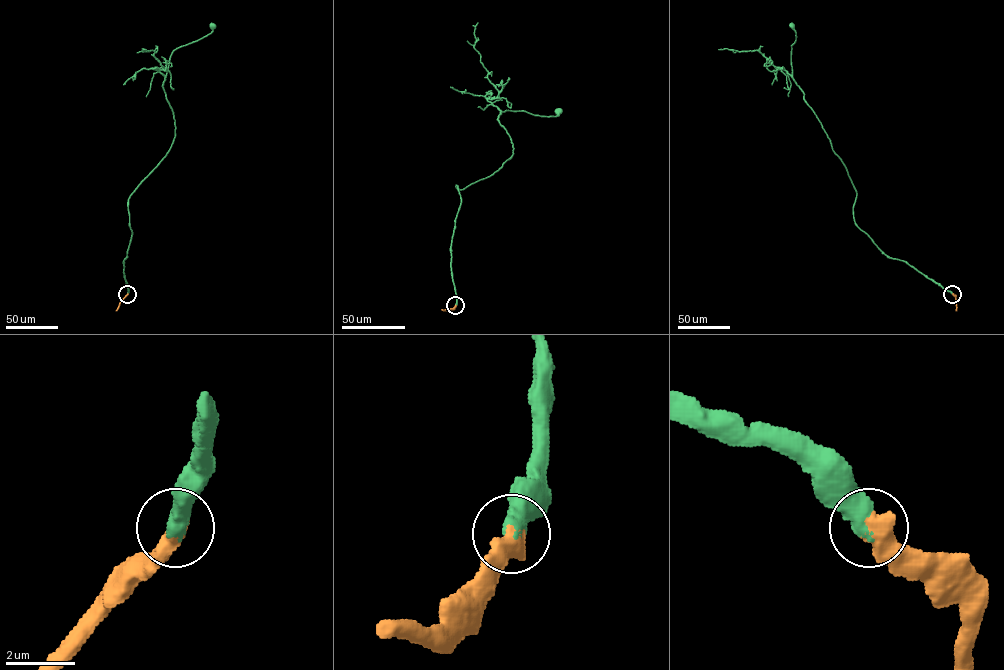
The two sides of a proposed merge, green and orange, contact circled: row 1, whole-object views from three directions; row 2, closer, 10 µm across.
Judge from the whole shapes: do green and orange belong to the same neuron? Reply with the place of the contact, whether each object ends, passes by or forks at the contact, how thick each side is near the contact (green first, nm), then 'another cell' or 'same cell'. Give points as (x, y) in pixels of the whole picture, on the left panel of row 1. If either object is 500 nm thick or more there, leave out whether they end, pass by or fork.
place (127, 294); calibres 550 and 600 nm; same cell

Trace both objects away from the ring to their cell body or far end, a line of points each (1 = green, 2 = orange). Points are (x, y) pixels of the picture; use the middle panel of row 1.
1: (456, 305), (456, 185), (463, 189), (490, 176), (513, 154), (501, 112), (559, 111)
2: (456, 305), (452, 309), (442, 309)

